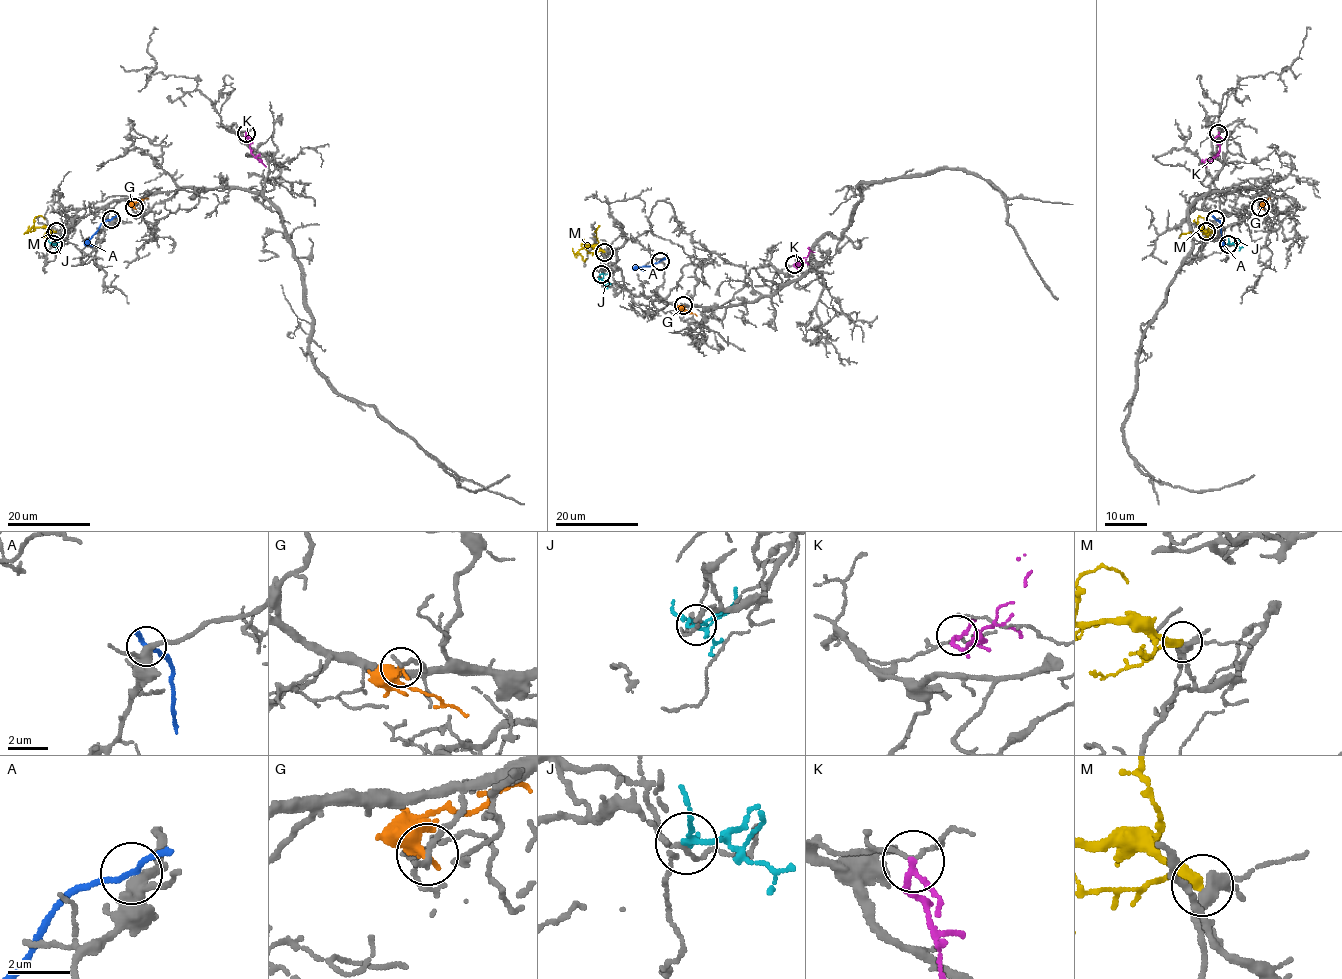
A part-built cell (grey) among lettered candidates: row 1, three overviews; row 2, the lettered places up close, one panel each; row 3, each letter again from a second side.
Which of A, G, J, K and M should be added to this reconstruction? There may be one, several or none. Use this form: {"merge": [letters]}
{"merge": ["M"]}

